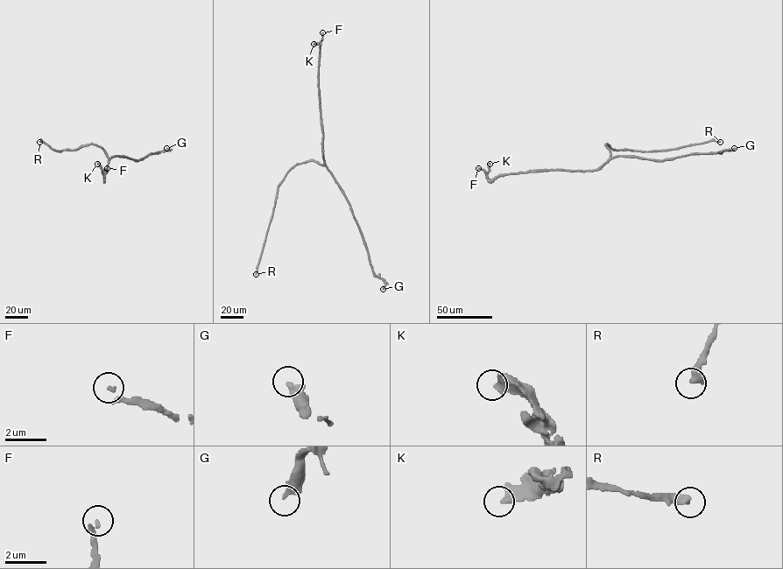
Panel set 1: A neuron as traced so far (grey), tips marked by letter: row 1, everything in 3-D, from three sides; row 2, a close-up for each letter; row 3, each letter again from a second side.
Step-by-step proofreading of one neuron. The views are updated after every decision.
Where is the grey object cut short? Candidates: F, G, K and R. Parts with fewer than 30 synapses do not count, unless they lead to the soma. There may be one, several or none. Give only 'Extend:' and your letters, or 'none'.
Extend: K

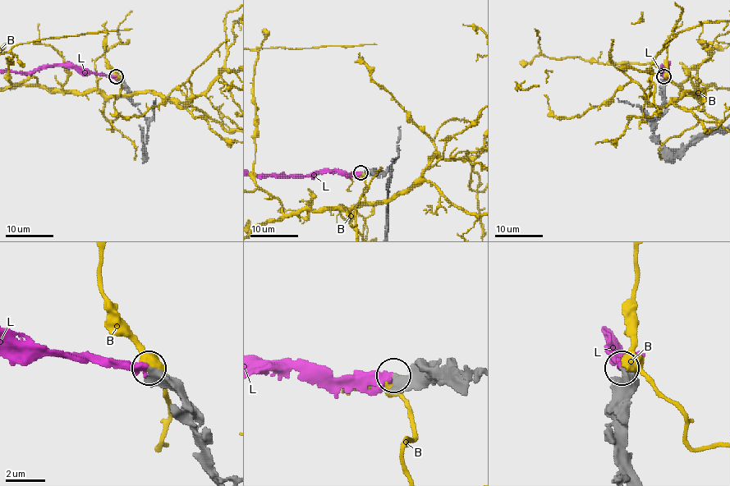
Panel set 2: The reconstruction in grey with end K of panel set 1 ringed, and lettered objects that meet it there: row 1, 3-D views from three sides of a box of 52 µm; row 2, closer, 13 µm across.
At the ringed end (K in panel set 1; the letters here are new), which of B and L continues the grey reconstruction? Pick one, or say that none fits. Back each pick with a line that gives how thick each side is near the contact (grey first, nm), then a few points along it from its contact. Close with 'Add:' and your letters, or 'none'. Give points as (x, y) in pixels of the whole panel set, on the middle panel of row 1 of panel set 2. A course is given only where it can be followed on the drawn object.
L: calibres 440 and 460 nm
Add: L

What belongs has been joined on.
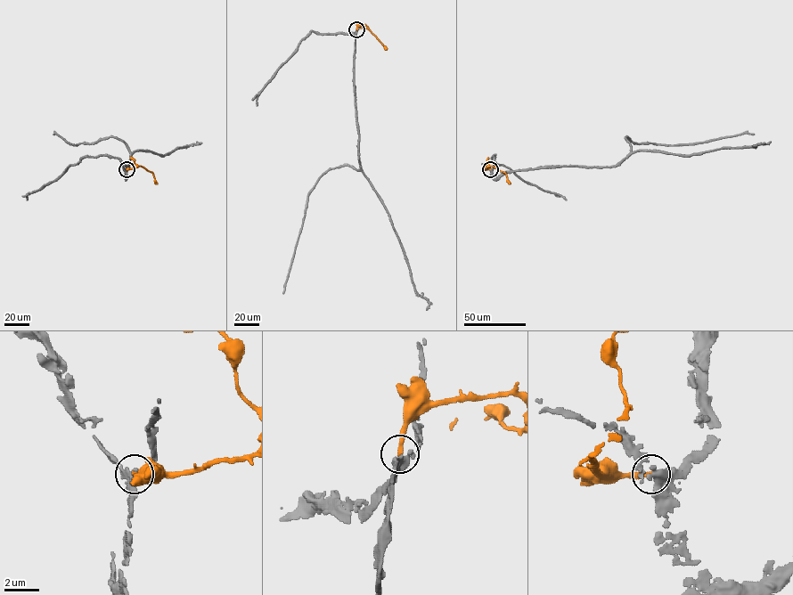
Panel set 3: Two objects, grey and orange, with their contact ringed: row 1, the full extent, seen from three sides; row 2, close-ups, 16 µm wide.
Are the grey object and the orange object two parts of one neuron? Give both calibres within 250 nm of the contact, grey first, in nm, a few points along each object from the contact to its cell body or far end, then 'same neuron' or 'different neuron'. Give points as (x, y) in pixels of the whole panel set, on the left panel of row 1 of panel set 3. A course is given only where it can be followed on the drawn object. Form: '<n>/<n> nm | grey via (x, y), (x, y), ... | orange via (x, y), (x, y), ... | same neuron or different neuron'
480/280 nm | grey via (126, 169), (125, 176), (124, 168), (128, 167), (130, 154), (122, 141), (110, 136), (76, 145), (53, 134) | orange via (126, 169), (143, 167), (152, 173), (157, 183) | different neuron

